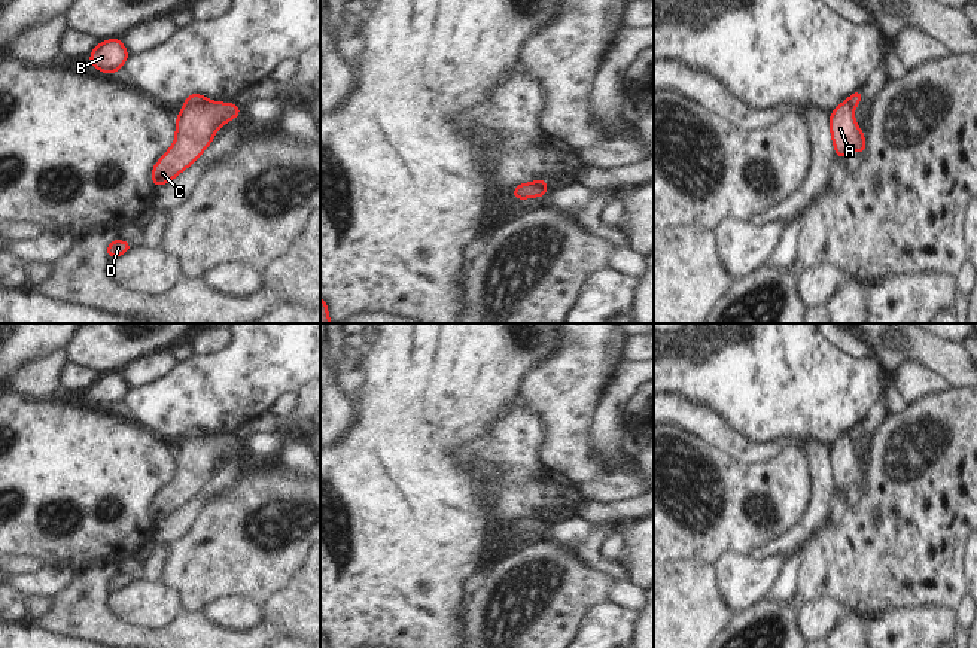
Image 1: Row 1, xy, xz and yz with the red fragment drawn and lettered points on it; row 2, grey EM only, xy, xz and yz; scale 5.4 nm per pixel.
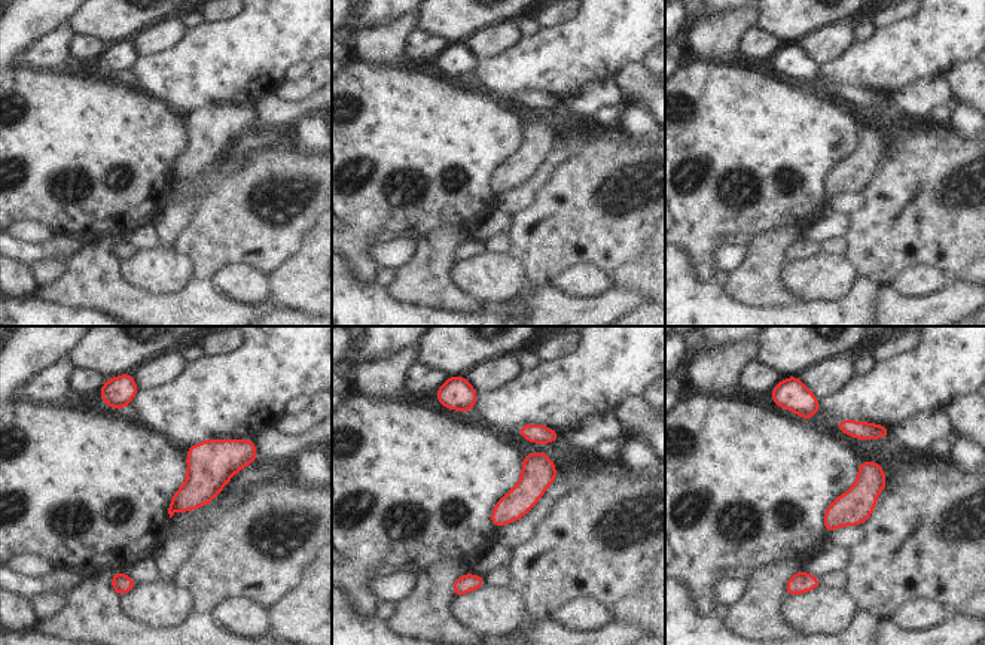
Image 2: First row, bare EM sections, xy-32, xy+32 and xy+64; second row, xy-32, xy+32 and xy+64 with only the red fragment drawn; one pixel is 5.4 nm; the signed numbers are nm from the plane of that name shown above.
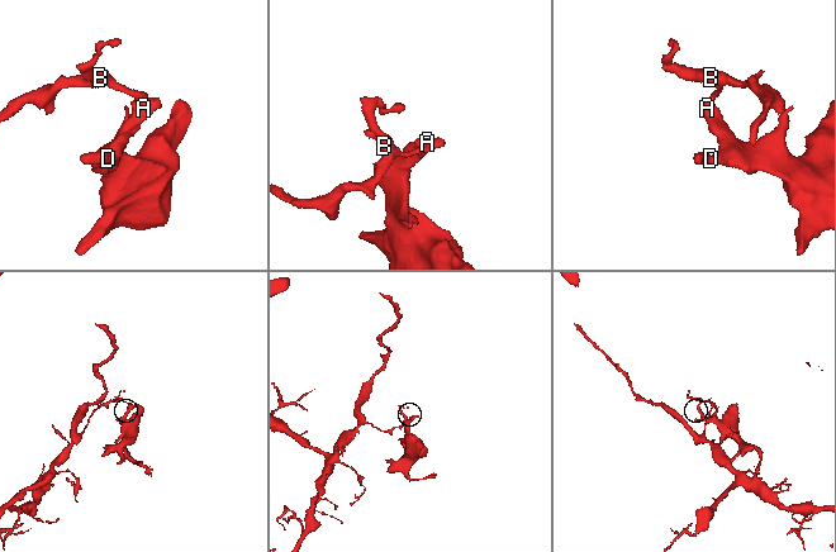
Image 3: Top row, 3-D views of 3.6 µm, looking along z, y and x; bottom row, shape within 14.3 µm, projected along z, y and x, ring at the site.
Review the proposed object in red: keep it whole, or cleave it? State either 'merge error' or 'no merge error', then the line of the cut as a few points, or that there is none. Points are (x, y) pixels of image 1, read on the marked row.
merge error | xy (207, 100), (185, 105)

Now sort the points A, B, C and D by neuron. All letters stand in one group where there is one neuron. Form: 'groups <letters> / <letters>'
groups A C D / B

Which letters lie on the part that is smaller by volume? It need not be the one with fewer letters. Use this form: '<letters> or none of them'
A, C, D

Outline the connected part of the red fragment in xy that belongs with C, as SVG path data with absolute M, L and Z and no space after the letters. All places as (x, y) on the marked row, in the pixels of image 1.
M234 103L183 104L176 119L176 140L152 168L153 186L171 182L192 165L214 140L214 131L235 119L243 109Z

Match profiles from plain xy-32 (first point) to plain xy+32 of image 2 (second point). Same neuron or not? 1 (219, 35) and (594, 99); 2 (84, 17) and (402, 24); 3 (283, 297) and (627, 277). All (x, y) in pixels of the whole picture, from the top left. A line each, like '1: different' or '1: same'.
1: different
2: different
3: same

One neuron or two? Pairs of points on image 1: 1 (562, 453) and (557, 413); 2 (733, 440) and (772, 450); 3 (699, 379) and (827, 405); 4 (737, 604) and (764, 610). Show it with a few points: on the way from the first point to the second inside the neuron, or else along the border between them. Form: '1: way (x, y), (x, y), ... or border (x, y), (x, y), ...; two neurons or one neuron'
1: way (562, 443), (562, 423); one neuron
2: way (742, 449), (763, 450); one neuron
3: way (730, 379), (796, 389); one neuron
4: border (764, 596), (734, 614); two neurons

